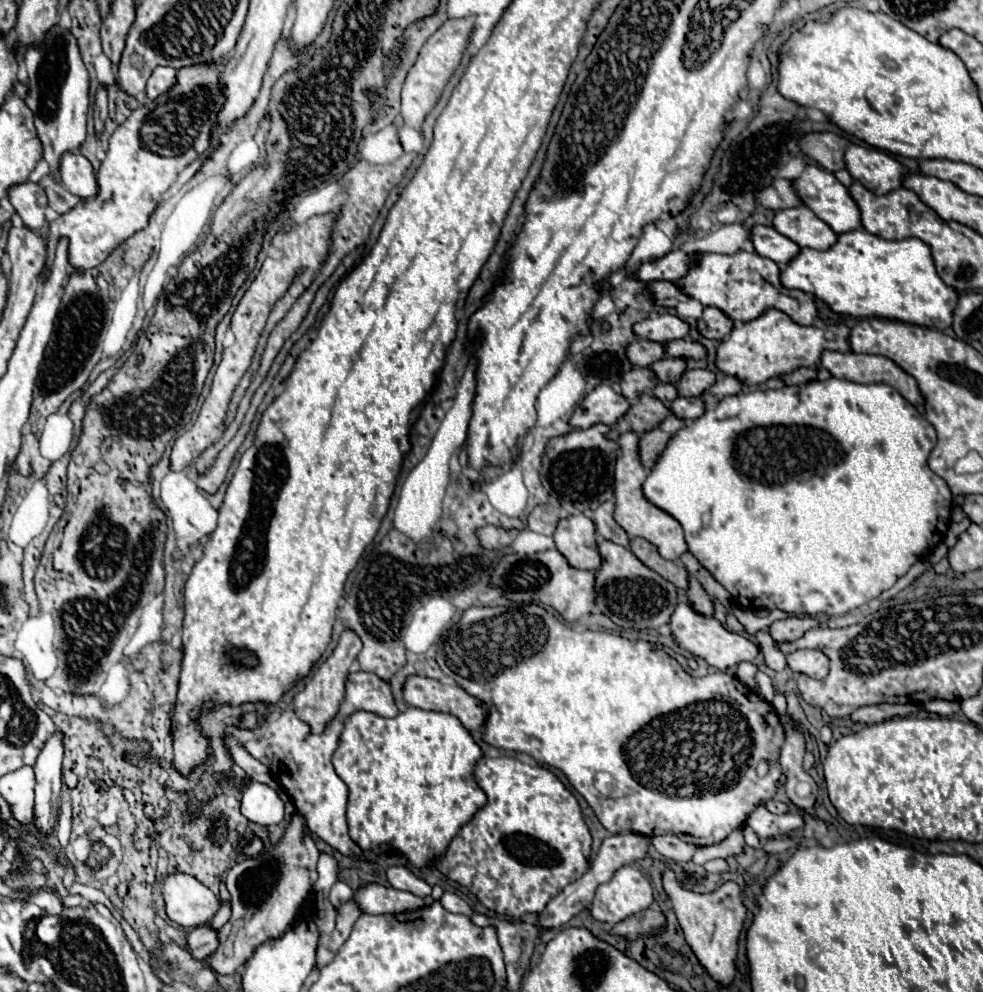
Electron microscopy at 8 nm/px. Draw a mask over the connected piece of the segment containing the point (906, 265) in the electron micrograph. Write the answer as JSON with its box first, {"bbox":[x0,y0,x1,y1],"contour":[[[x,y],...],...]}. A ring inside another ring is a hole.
{"bbox":[781,228,957,330],"contour":[[[863,228],[839,234],[837,242],[827,250],[801,248],[799,254],[783,266],[781,284],[785,288],[803,290],[823,300],[837,314],[847,314],[855,318],[877,316],[877,318],[909,322],[933,330],[945,330],[951,326],[951,312],[957,304],[957,292],[951,292],[951,288],[947,288],[943,280],[939,280],[927,244],[923,244],[919,238],[885,240],[875,234],[869,234]]]}

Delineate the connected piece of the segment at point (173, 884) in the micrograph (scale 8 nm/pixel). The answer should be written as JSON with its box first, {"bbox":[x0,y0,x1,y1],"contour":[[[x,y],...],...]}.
{"bbox":[161,874,221,928],"contour":[[[169,874],[161,888],[167,916],[183,928],[207,924],[221,902],[217,896],[189,874]]]}

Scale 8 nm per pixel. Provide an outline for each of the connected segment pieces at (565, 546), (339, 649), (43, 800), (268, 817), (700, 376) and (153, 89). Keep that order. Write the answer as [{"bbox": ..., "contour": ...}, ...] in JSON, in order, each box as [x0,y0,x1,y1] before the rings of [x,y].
[{"bbox":[553,516,601,572],"contour":[[[569,516],[557,524],[553,534],[555,548],[567,558],[567,564],[579,570],[595,572],[601,564],[601,556],[595,544],[595,524],[583,516]]]},{"bbox":[293,628,363,732],"contour":[[[345,628],[339,642],[337,642],[337,646],[335,646],[335,650],[333,650],[333,654],[313,670],[313,676],[307,680],[303,690],[299,690],[293,696],[295,714],[303,722],[307,722],[313,732],[323,732],[325,724],[331,722],[331,718],[337,714],[339,704],[341,704],[341,700],[345,696],[345,678],[349,674],[349,668],[351,668],[353,660],[361,652],[361,648],[363,648],[363,644],[361,644],[361,638],[357,636],[357,632],[351,630],[351,628]]]},{"bbox":[33,730,63,836],"contour":[[[55,730],[33,766],[37,786],[35,786],[35,824],[39,834],[49,836],[53,824],[57,822],[59,810],[59,790],[61,790],[61,762],[63,762],[63,732]]]},{"bbox":[241,782,285,826],"contour":[[[253,782],[241,798],[241,814],[261,826],[273,826],[283,820],[285,802],[269,784]]]},{"bbox":[677,368,715,396],"contour":[[[693,368],[685,370],[685,374],[677,382],[679,396],[701,396],[705,388],[709,388],[715,382],[715,374],[709,370]]]},{"bbox":[147,68,177,100],"contour":[[[155,68],[147,82],[147,96],[149,100],[159,98],[161,94],[169,92],[177,84],[177,72],[173,68]]]}]

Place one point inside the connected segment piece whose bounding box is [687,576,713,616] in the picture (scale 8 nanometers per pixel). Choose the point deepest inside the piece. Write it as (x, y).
(701, 602)

